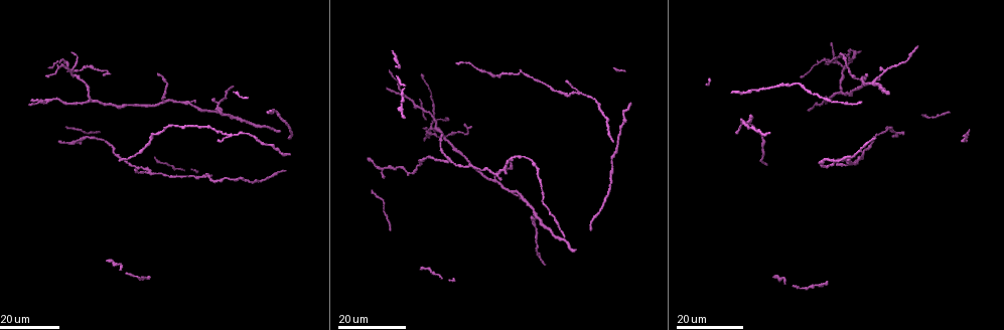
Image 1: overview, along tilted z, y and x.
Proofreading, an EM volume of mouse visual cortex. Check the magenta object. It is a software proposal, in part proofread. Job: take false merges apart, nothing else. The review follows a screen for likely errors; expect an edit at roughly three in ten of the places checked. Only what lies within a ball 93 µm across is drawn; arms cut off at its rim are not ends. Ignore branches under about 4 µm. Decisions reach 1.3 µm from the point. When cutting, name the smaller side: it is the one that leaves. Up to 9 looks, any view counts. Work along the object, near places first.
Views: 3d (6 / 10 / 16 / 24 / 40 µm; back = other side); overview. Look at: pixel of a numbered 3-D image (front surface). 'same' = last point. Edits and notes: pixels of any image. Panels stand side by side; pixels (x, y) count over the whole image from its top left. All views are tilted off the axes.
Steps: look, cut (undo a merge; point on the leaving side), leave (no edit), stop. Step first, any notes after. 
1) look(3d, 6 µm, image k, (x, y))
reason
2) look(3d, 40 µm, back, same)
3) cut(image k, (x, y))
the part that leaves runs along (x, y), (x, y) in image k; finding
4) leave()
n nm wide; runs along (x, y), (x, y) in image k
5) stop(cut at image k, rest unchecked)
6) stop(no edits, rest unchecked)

look(3d, 16 µm, image 1, (148, 170))

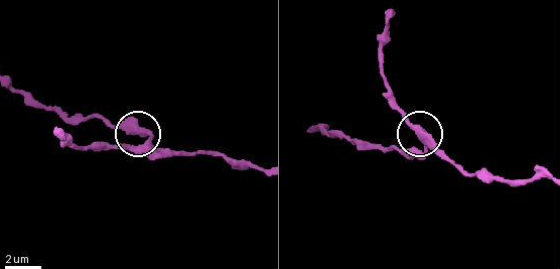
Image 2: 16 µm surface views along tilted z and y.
look(3d, 10 µm, image 2, (149, 140))

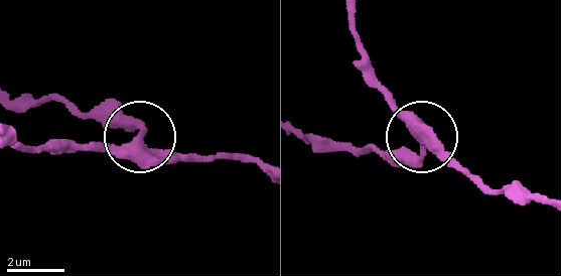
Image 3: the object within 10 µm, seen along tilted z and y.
leave()
side arm 9 µm; runs along (260, 166), (176, 158), (140, 138), (53, 146) in image 3; continuous, no second cell

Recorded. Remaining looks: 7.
look(3d, 16 µm, image 1, (836, 63))
three-way junction

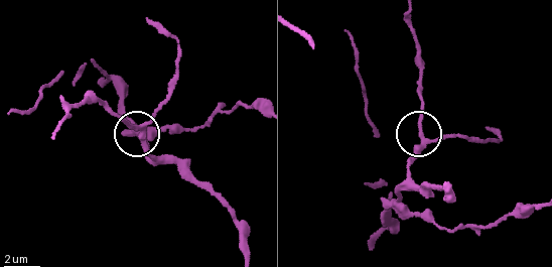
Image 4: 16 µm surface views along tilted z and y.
look(3d, 10 µm, image 4, (427, 142))

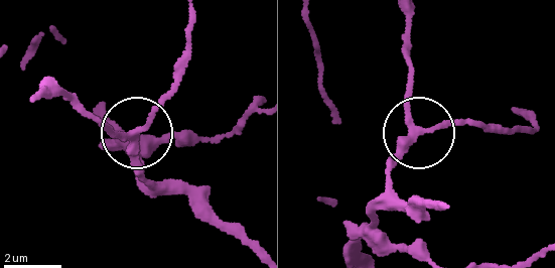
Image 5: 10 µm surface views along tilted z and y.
leave()
runs along (256, 253), (138, 166), (138, 133), (181, 74) in image 5; one cell here

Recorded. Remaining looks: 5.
look(3d, 24 µm, image 1, (431, 134))

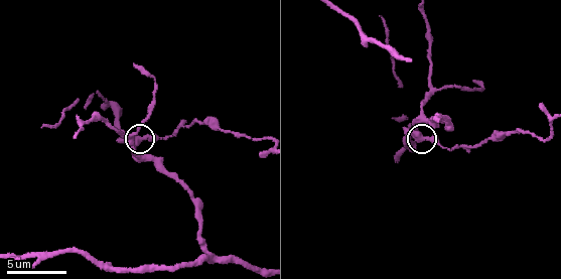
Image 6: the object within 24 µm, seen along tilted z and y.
look(3d, 10 µm, image 6, (140, 137))
closer look

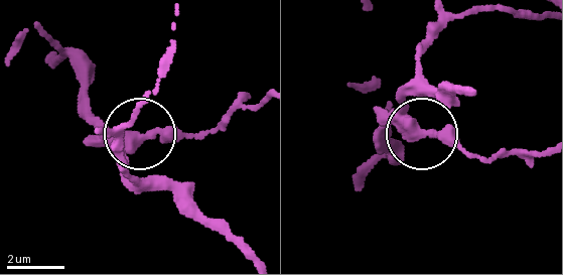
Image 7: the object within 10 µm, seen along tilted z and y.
look(3d, 10 µm, back, image 7, (138, 137))
from behind

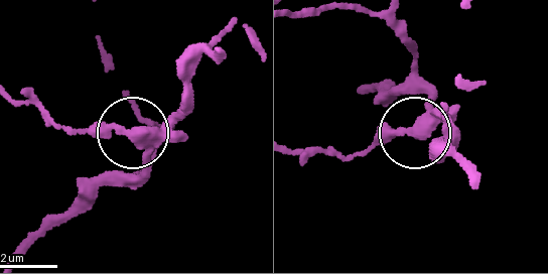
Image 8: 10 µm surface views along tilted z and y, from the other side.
cut(image 8, (119, 129))
the part that leaves runs along (156, 139), (55, 124), (32, 103), (13, 99) in image 8; a second cell is stuck on

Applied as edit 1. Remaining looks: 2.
stop(cut at image 8, rest unchecked)

